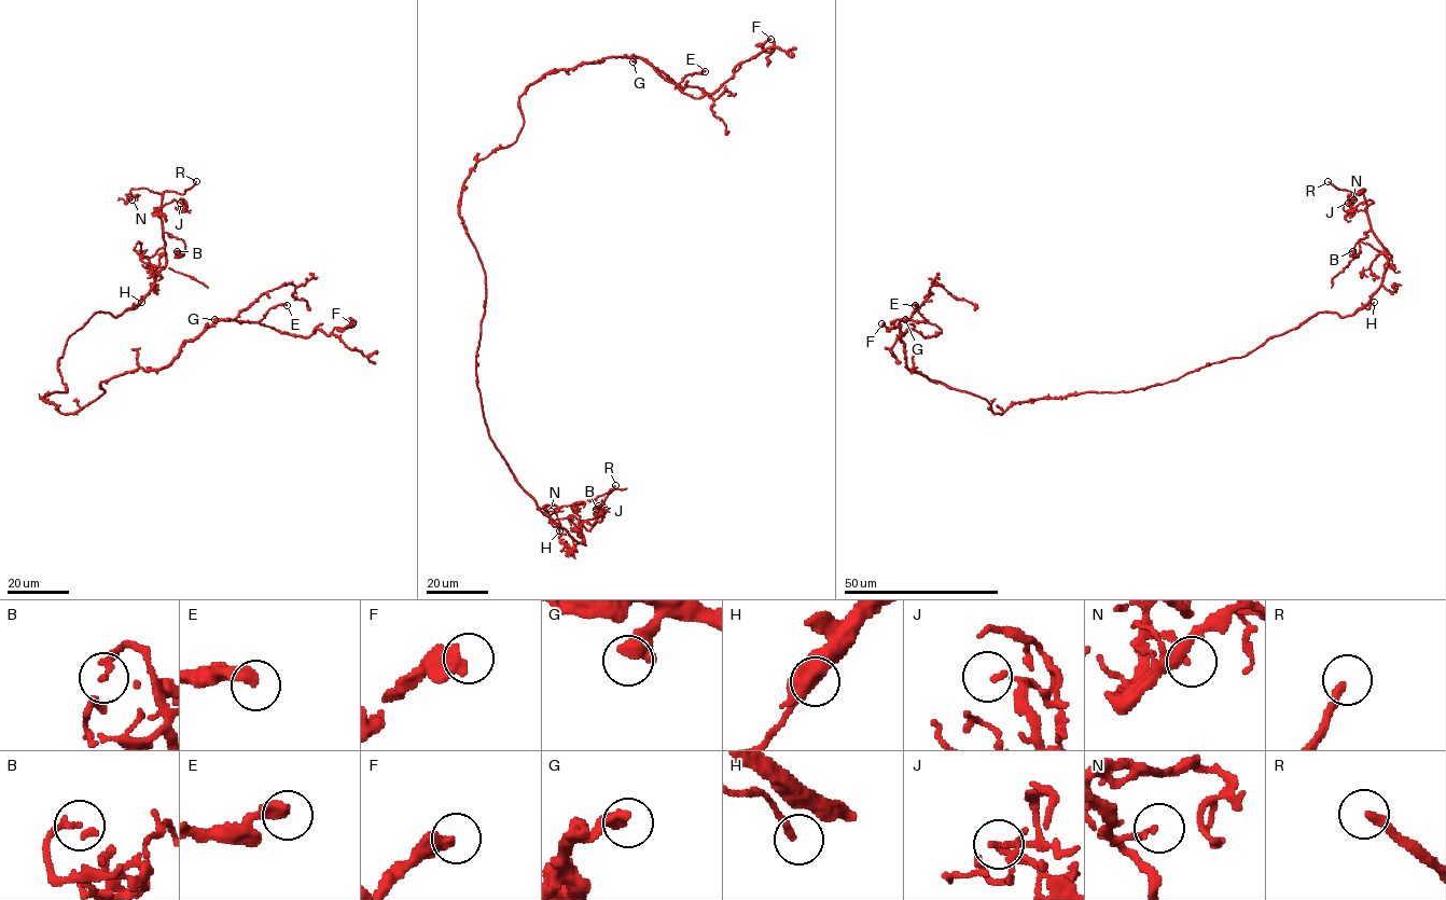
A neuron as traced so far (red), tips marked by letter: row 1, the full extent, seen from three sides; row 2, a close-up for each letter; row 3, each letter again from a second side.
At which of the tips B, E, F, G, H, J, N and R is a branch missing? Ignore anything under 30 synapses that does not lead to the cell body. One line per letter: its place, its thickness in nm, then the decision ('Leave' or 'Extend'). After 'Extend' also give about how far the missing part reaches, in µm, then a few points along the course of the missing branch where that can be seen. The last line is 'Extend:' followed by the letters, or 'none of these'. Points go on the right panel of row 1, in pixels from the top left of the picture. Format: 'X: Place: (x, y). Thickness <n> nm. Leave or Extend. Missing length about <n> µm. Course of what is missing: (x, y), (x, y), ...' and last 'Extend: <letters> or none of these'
B: Place: (1352, 251). Thickness 160 nm. Leave
E: Place: (915, 305). Thickness 340 nm. Leave
F: Place: (881, 323). Thickness 500 nm. Leave
G: Place: (905, 319). Thickness 500 nm. Leave
H: Place: (1374, 302). Thickness 200 nm. Leave
J: Place: (1348, 203). Thickness 140 nm. Leave
N: Place: (1353, 199). Thickness 160 nm. Leave
R: Place: (1328, 181). Thickness 240 nm. Extend. Missing length about 20 µm. Course of what is missing: (1328, 181), (1310, 174), (1297, 162)
Extend: R

